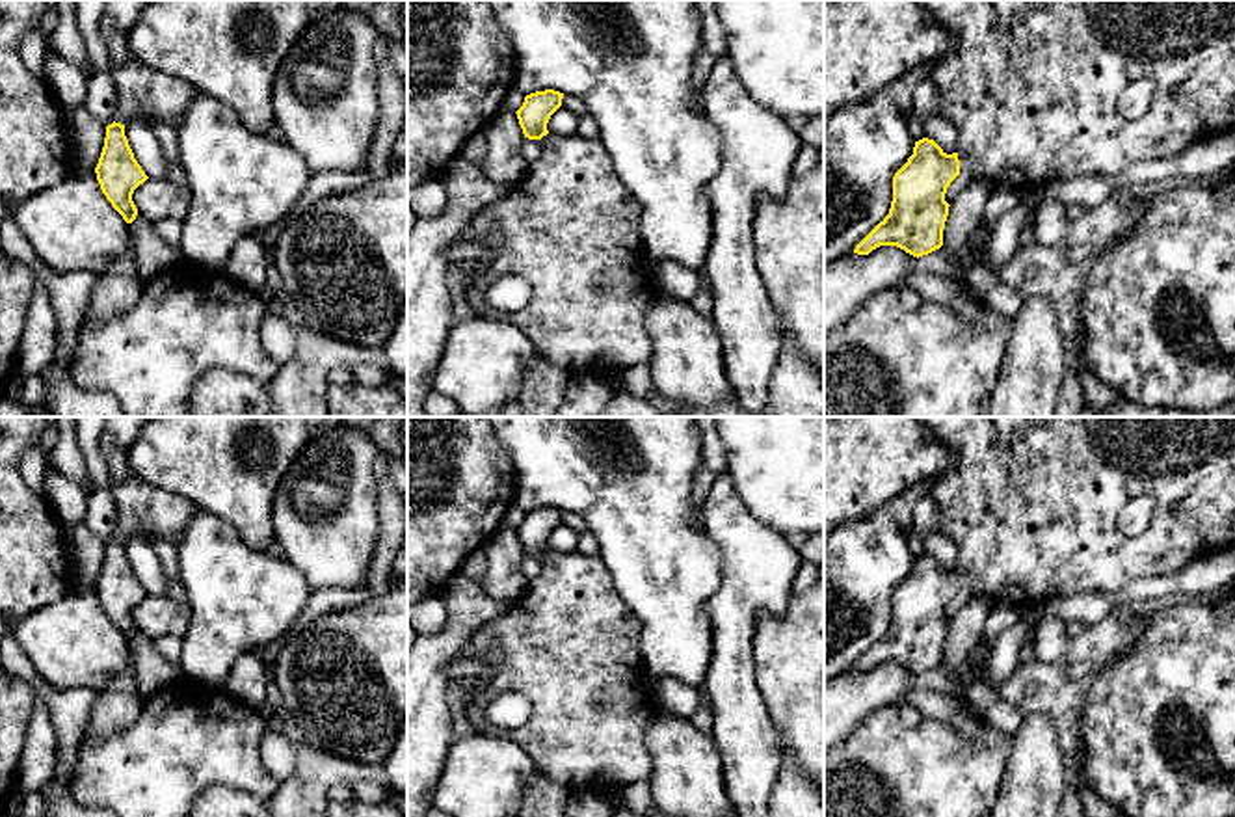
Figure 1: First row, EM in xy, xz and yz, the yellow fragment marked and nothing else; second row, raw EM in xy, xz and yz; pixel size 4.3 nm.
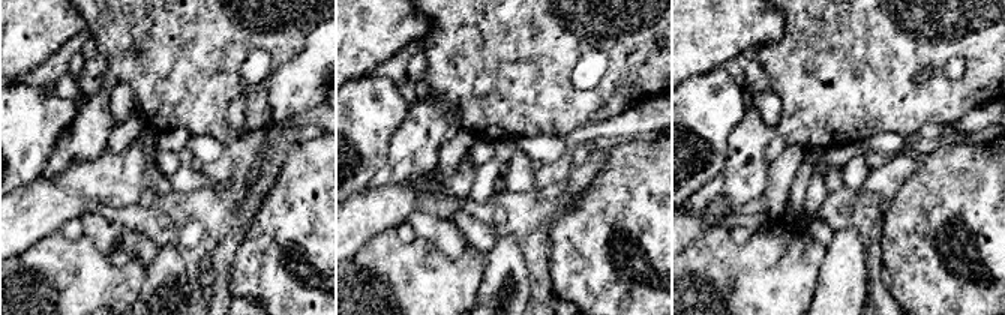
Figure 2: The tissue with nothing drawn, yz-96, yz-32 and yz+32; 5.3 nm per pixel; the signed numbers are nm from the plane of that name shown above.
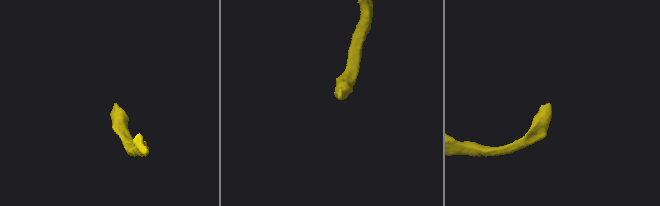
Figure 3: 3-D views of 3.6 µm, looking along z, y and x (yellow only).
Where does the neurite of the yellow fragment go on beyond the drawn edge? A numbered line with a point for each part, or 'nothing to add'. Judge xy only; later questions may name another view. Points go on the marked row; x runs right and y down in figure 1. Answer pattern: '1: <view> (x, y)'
1: xy (142, 92)

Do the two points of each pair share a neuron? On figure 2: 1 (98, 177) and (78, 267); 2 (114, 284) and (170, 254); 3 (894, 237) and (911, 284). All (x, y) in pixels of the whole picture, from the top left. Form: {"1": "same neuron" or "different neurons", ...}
{"1": "different neurons", "2": "different neurons", "3": "same neuron"}

